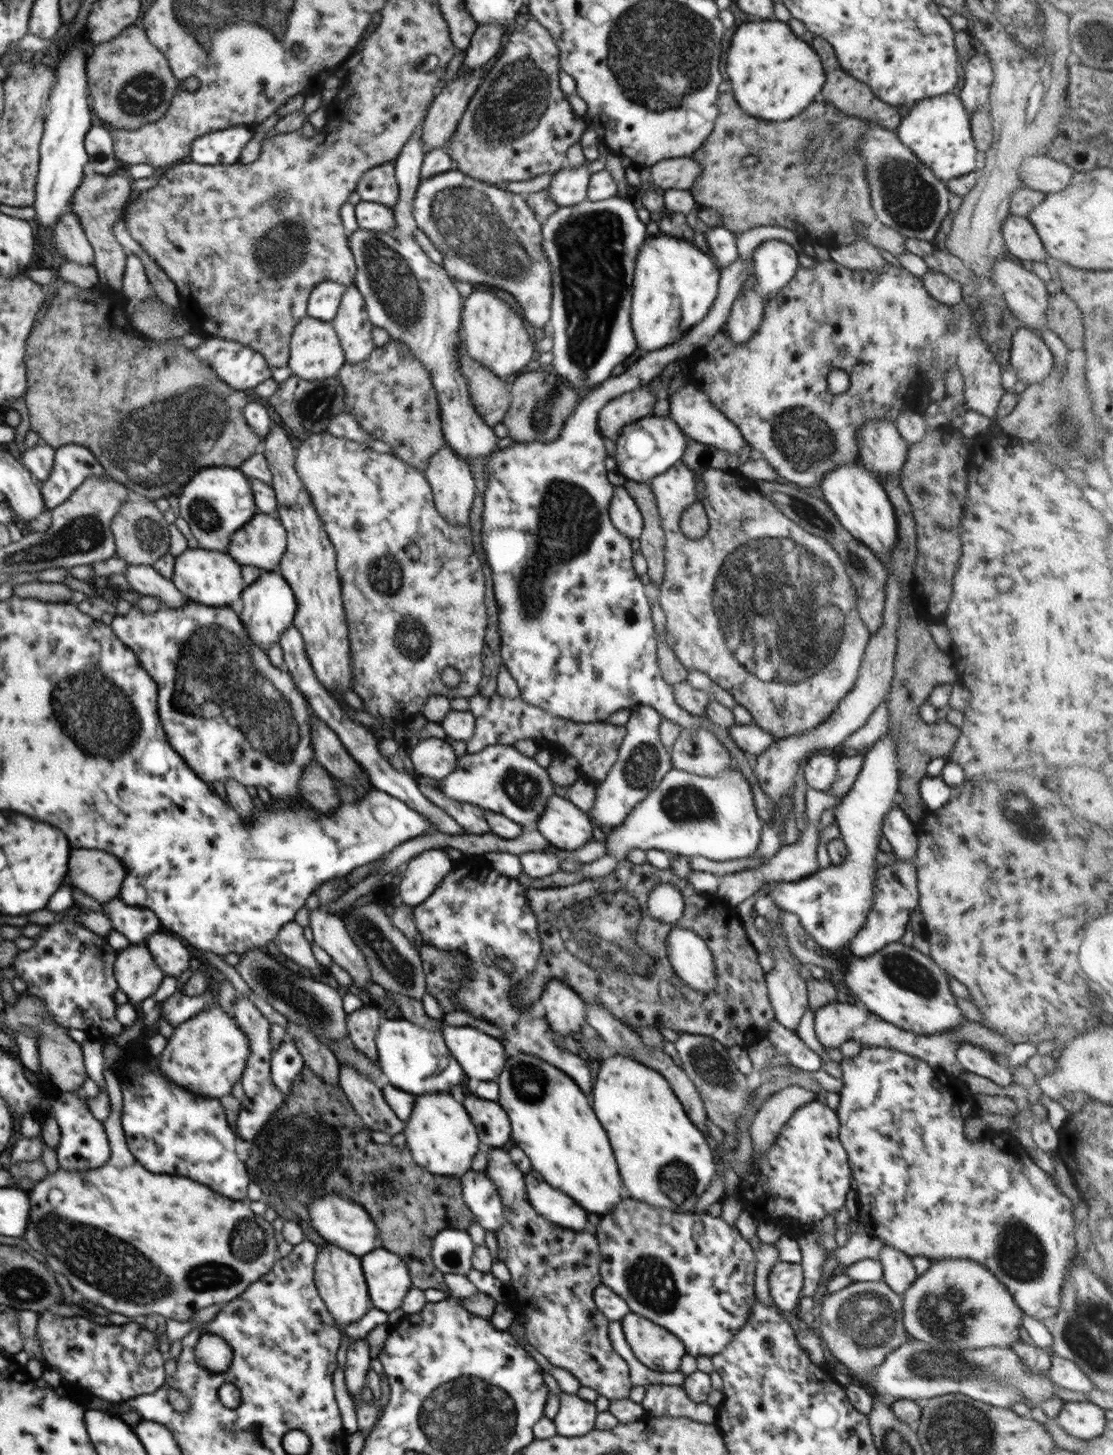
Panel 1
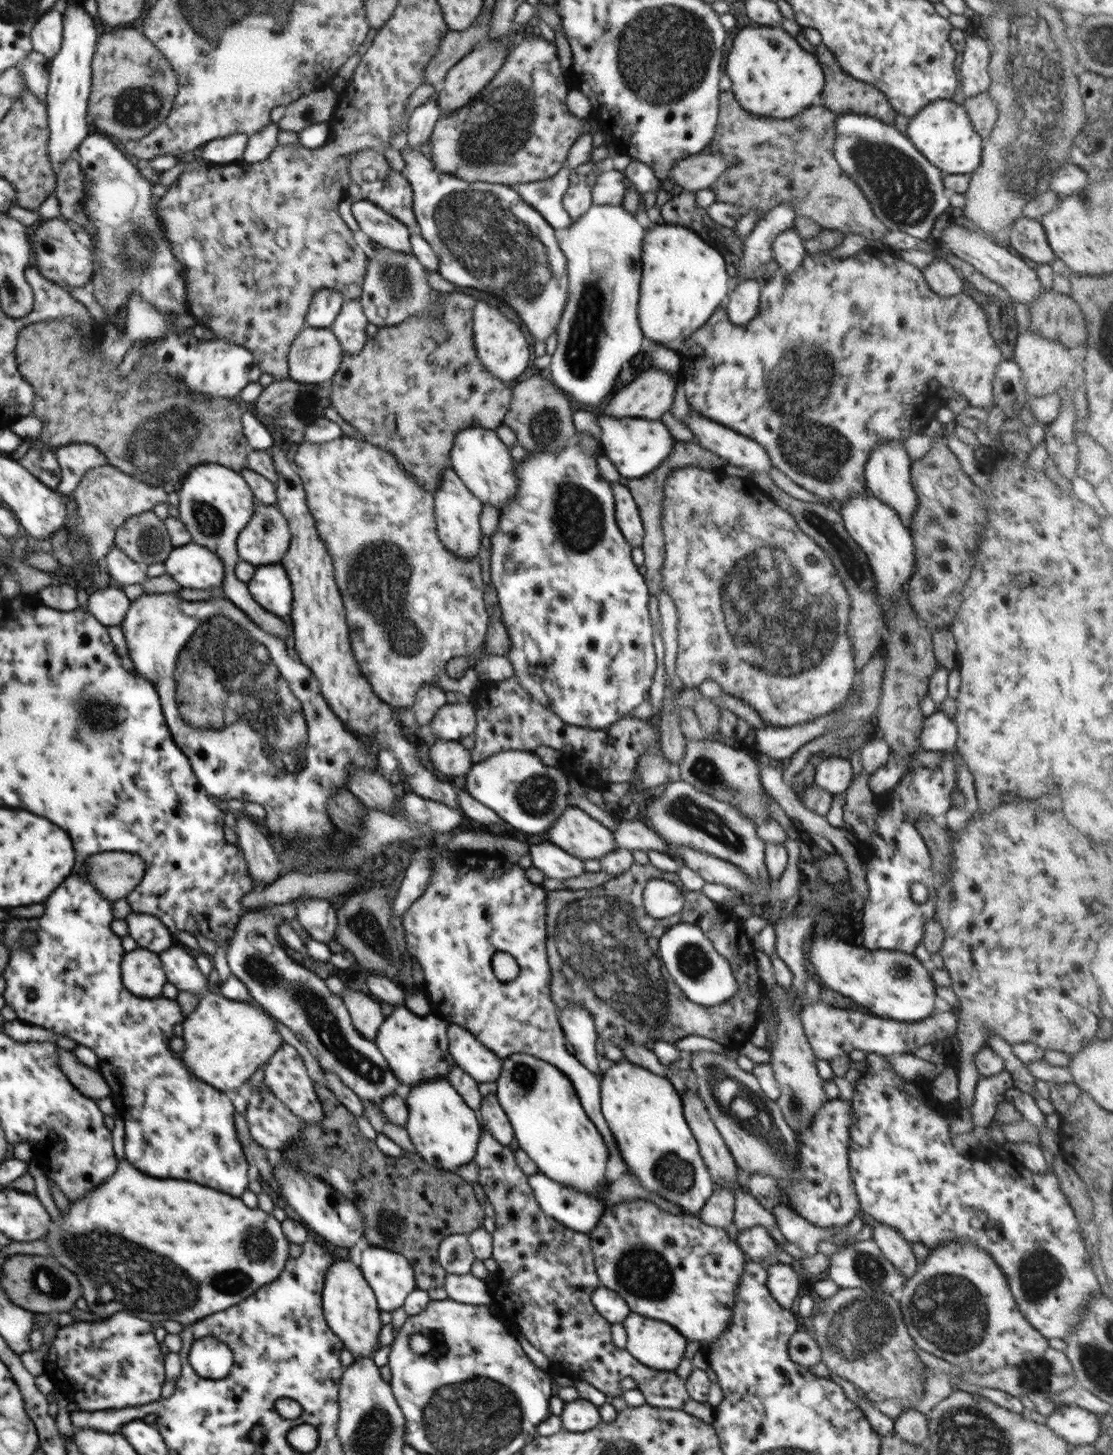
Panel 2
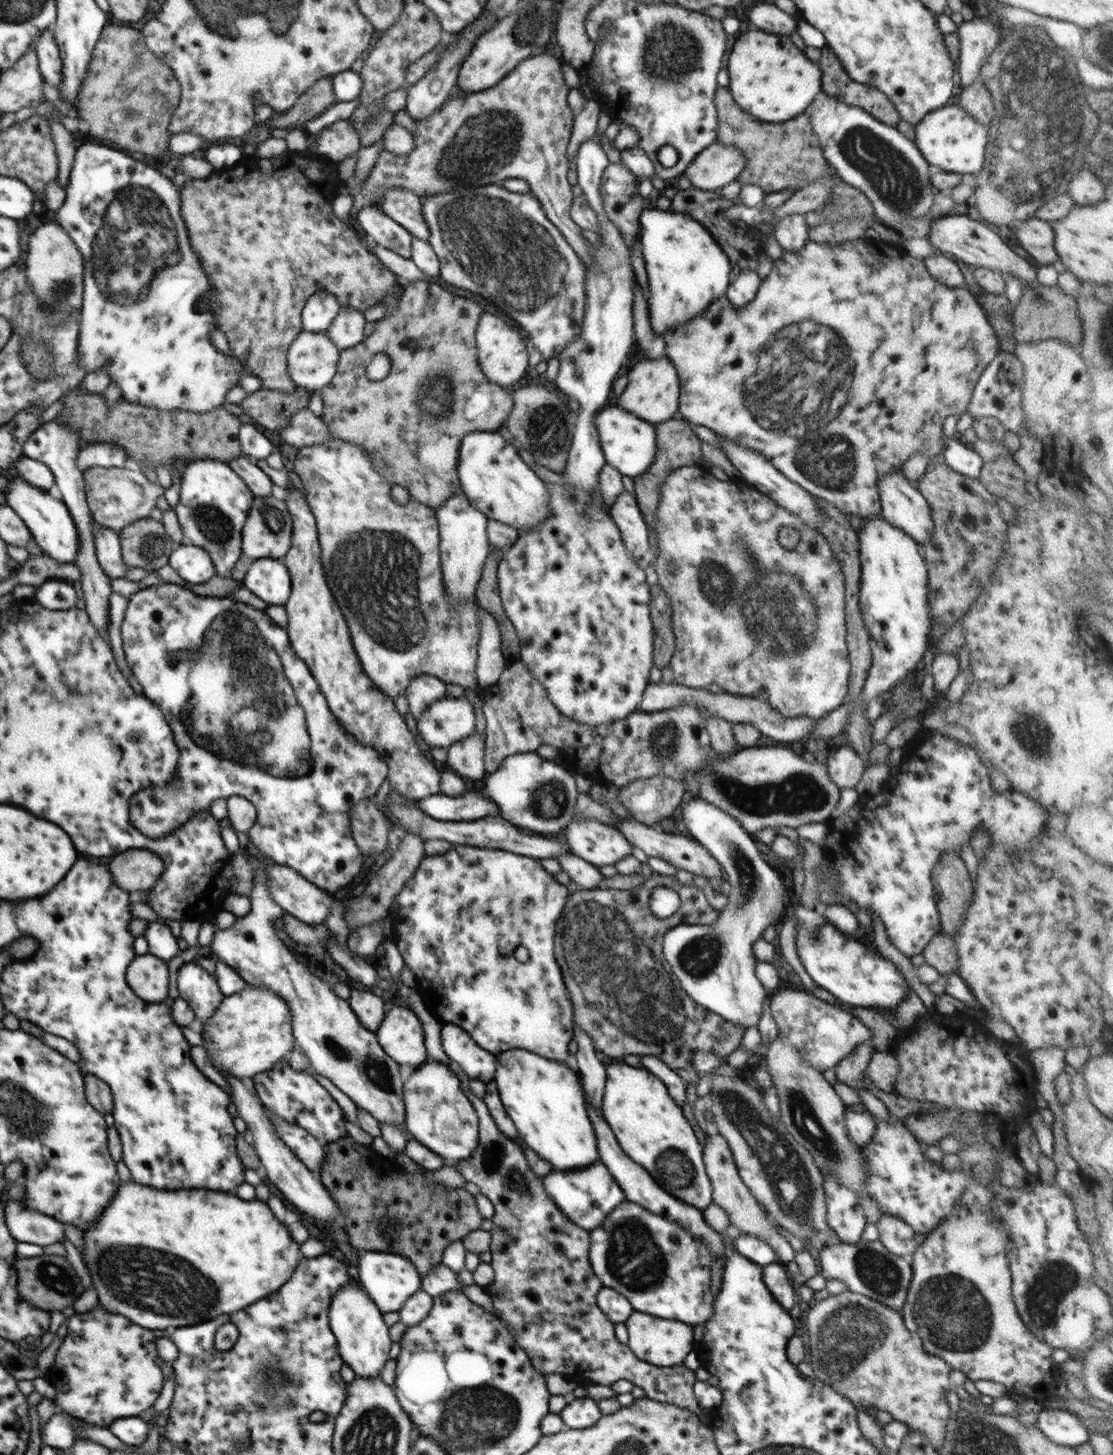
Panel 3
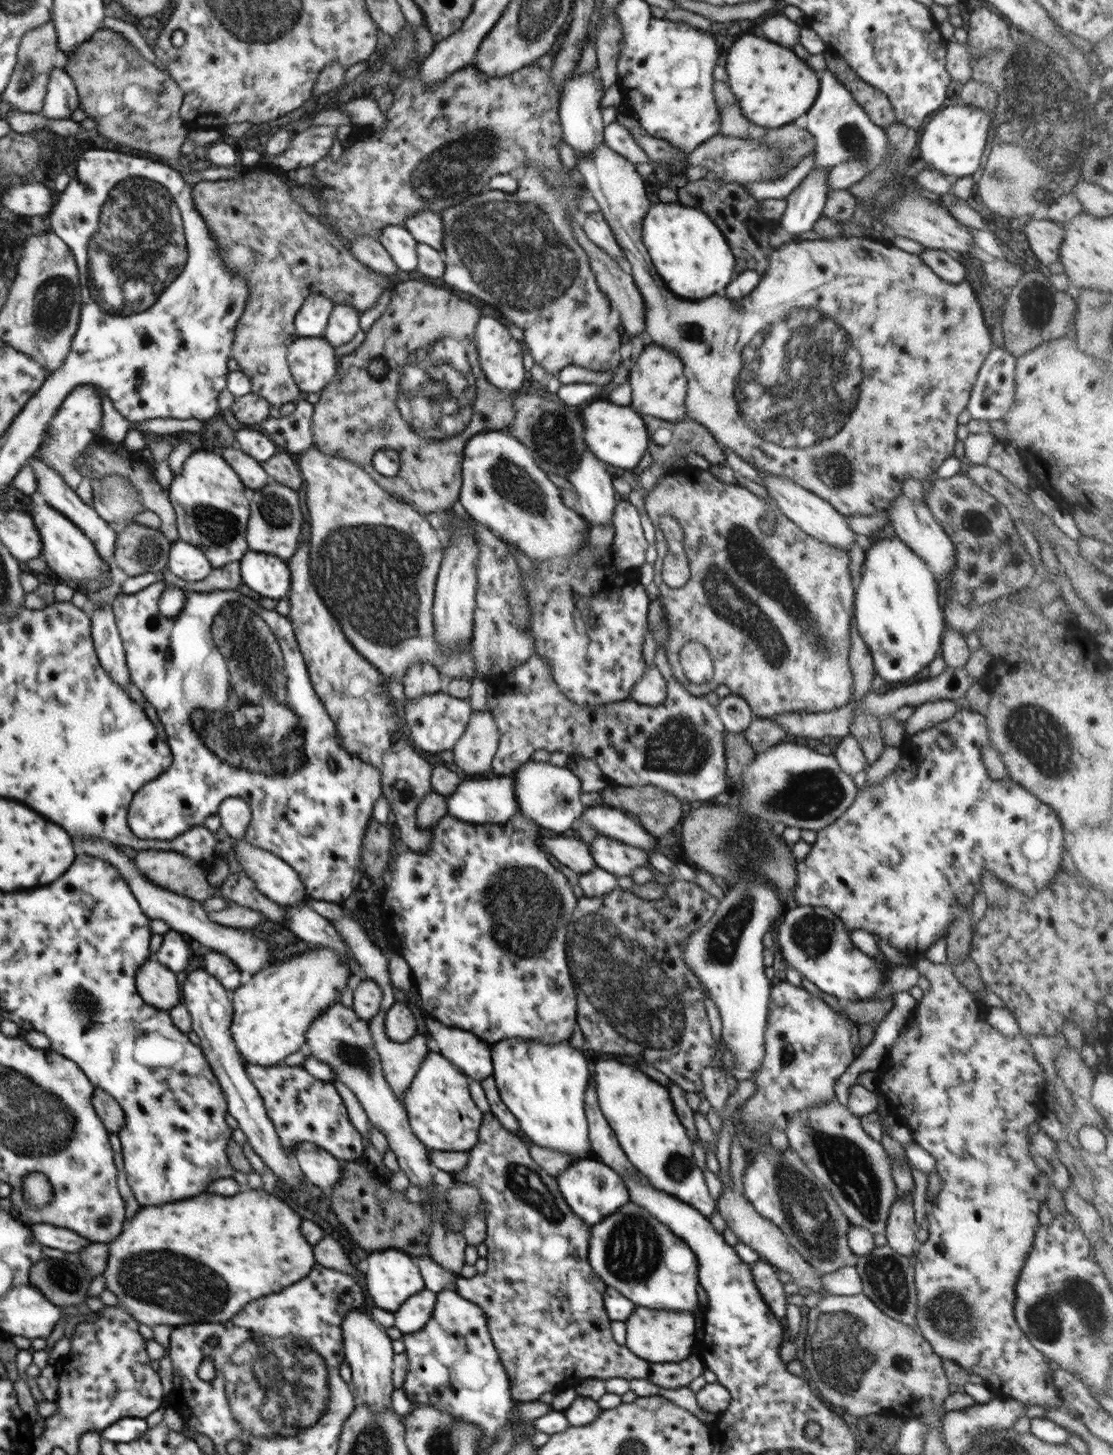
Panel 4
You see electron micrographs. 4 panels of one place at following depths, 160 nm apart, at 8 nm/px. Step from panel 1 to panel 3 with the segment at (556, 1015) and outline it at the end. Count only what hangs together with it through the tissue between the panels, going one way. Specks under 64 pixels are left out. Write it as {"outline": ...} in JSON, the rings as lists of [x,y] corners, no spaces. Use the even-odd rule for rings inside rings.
{"outline":[[[576,1025],[574,1039],[578,1042],[578,1050],[573,1059],[576,1060],[580,1072],[585,1100],[596,1110],[601,1110],[606,1080],[606,1067],[596,1057],[596,1047],[592,1037]]]}

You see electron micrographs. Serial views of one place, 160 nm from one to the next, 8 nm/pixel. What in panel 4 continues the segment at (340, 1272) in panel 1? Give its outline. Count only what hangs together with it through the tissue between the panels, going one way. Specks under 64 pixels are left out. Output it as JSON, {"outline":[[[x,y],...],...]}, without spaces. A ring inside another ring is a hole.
{"outline":[[[368,1306],[354,1309],[346,1314],[340,1328],[342,1328],[345,1362],[350,1365],[351,1380],[360,1398],[363,1398],[364,1403],[368,1404],[374,1413],[386,1411],[386,1407],[392,1405],[392,1393],[395,1390],[392,1383],[393,1340],[386,1334],[384,1326],[372,1319]]]}

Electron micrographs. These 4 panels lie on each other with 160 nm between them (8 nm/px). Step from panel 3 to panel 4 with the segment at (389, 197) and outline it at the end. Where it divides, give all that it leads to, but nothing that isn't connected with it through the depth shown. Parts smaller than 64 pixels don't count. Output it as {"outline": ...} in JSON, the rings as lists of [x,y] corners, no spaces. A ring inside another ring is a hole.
{"outline":[[[421,210],[407,218],[403,224],[404,228],[416,239],[417,243],[427,244],[436,250],[444,249],[444,223],[439,213],[431,210]]]}

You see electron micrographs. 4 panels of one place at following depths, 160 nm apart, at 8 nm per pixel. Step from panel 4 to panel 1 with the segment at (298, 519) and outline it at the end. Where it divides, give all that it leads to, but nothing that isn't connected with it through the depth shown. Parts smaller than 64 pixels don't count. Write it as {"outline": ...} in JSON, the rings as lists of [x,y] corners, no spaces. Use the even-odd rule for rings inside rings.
{"outline":[[[257,512],[232,536],[227,553],[241,565],[277,570],[287,549],[287,530],[279,518]]]}

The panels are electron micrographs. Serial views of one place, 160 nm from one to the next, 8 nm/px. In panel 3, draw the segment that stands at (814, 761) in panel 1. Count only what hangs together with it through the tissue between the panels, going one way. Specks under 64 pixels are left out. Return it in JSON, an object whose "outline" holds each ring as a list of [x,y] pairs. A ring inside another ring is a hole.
{"outline":[[[842,746],[837,751],[831,752],[827,769],[832,782],[838,788],[854,789],[864,774],[866,763],[851,746]]]}

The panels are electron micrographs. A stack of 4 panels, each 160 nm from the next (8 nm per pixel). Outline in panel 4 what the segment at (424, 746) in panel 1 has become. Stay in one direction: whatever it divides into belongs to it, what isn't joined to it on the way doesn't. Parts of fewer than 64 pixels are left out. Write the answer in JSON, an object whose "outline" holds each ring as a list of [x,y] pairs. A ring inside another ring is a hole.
{"outline":[[[490,710],[473,711],[463,735],[453,748],[461,774],[481,775],[492,768],[501,732]]]}

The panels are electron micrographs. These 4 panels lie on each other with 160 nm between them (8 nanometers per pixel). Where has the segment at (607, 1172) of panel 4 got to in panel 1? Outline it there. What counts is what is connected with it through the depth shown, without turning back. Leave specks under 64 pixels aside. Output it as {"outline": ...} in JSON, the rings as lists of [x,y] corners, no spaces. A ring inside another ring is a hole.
{"outline":[[[534,1169],[524,1175],[532,1208],[546,1220],[573,1231],[589,1229],[588,1212],[561,1190],[550,1186]]]}

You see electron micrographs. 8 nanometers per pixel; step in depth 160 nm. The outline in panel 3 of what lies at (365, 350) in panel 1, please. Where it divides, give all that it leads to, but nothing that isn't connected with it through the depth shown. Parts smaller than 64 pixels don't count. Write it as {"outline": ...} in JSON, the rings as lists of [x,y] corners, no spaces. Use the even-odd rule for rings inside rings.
{"outline":[[[341,307],[326,334],[342,352],[360,345],[360,342],[365,340],[366,322],[362,312],[351,307]]]}

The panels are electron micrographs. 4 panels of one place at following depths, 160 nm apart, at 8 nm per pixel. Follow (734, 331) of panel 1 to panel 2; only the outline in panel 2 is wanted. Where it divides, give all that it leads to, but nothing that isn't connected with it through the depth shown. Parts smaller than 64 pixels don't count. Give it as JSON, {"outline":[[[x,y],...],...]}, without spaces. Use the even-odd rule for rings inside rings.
{"outline":[[[742,279],[736,286],[732,286],[729,291],[725,307],[729,323],[734,326],[746,326],[750,320],[754,320],[759,306],[761,288],[764,282],[755,279]]]}

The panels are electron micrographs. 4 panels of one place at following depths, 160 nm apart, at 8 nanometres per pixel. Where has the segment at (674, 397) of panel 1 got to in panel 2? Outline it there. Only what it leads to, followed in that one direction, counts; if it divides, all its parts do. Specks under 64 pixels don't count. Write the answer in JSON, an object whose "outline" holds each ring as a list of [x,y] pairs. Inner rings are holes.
{"outline":[[[689,409],[686,426],[698,438],[700,446],[716,454],[727,464],[746,468],[748,472],[768,475],[772,466],[769,456],[760,444],[735,430],[714,422]]]}

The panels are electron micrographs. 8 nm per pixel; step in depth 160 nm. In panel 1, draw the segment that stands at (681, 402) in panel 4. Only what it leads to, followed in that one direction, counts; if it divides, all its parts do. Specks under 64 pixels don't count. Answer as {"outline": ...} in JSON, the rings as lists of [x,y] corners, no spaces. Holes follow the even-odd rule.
{"outline":[[[645,386],[613,398],[599,412],[597,422],[599,432],[616,442],[623,426],[653,415],[658,395],[663,395],[663,392],[653,394]]]}

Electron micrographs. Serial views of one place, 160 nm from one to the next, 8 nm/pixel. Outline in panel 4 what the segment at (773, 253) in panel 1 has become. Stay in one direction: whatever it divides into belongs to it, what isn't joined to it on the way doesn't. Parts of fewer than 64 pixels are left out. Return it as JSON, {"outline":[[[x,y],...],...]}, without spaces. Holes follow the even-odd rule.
{"outline":[[[829,168],[813,169],[786,197],[787,207],[778,221],[792,236],[813,230],[816,220],[823,216],[829,193],[829,172]]]}

